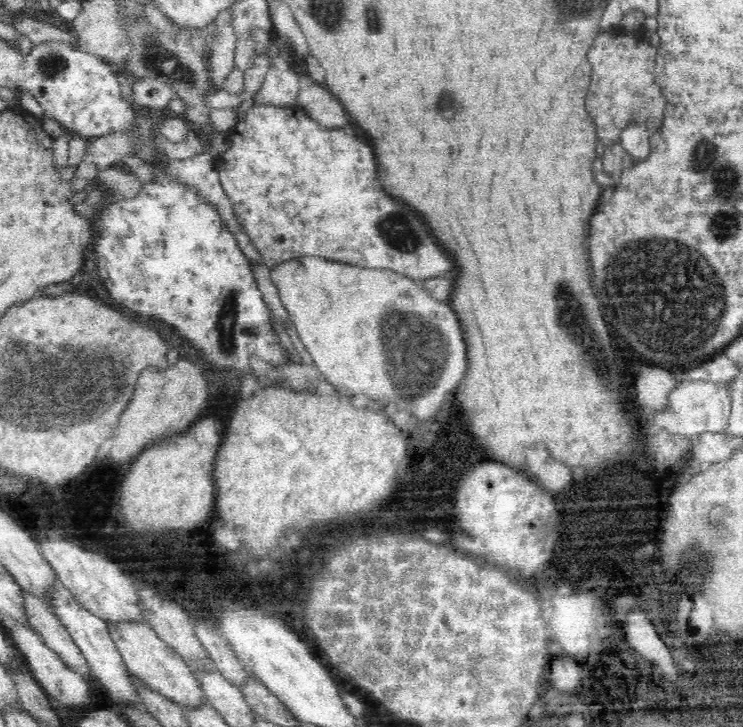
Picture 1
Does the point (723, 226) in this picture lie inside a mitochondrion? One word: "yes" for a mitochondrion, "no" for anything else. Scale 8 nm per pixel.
yes

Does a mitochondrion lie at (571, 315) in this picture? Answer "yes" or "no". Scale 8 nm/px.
yes

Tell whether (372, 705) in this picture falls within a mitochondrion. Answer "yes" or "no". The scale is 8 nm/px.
no

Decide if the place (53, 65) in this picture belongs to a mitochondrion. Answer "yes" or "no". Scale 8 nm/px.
yes

